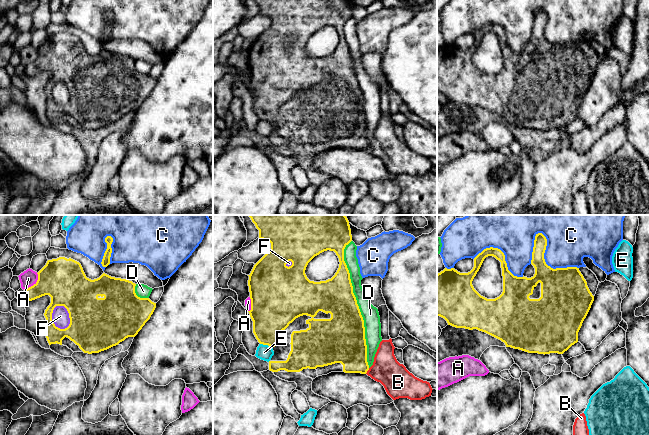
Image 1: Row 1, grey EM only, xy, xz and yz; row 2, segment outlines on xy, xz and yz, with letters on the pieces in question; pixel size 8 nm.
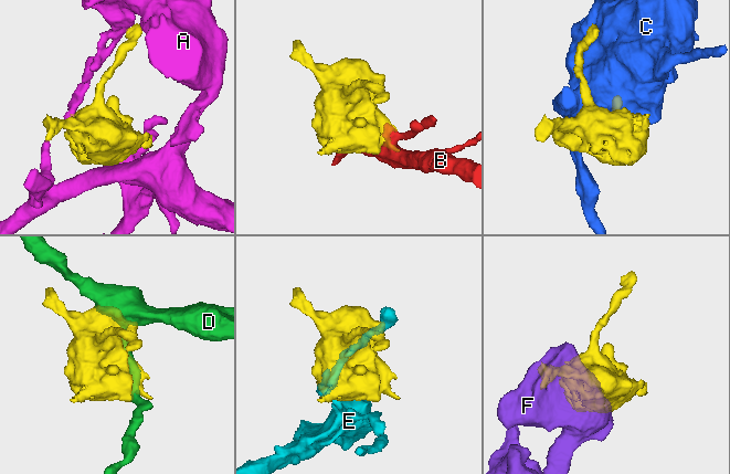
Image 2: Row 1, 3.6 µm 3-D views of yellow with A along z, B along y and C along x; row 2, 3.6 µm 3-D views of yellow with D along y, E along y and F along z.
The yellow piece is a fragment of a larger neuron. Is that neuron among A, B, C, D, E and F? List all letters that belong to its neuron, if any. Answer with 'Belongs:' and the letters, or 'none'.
Belongs: none

